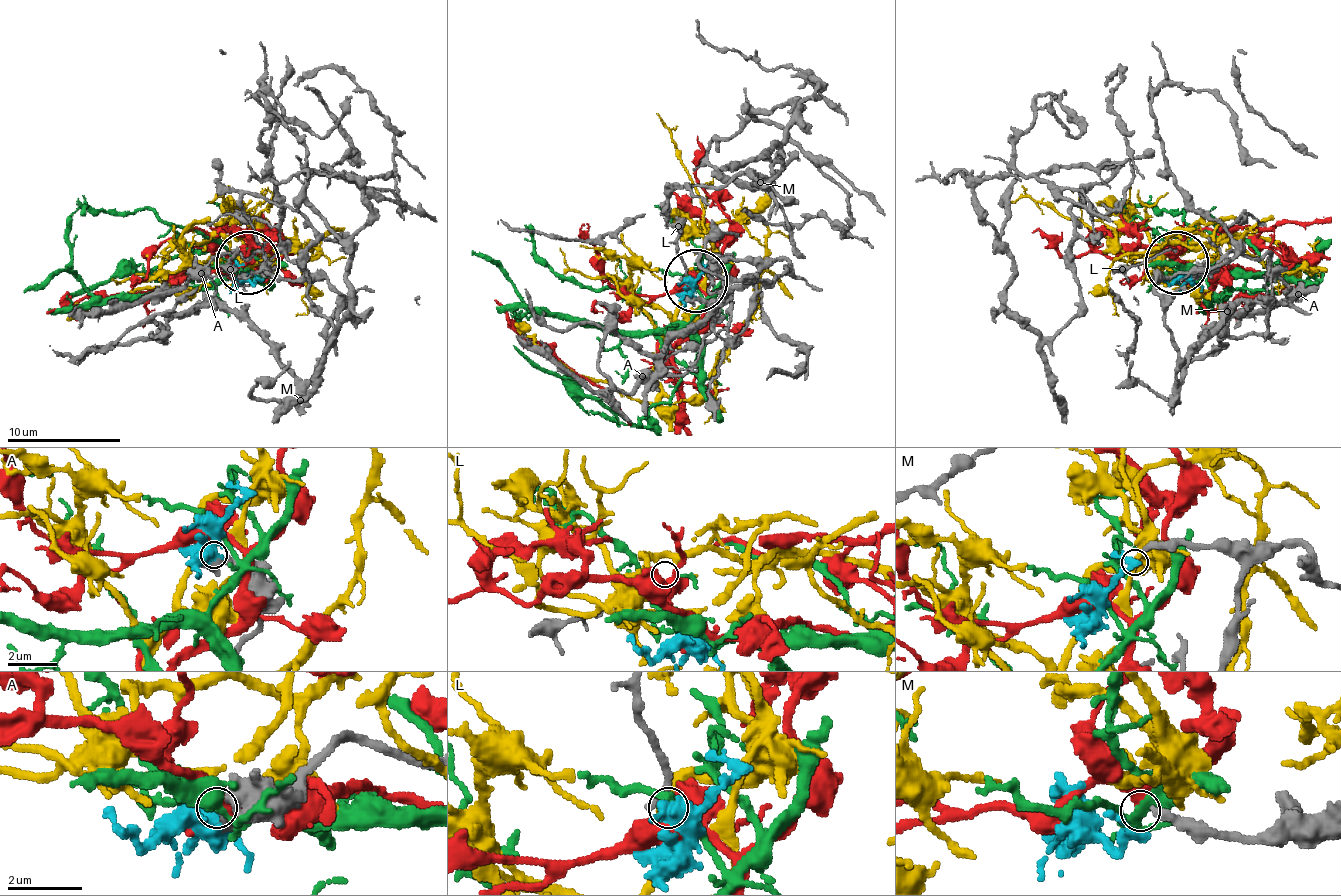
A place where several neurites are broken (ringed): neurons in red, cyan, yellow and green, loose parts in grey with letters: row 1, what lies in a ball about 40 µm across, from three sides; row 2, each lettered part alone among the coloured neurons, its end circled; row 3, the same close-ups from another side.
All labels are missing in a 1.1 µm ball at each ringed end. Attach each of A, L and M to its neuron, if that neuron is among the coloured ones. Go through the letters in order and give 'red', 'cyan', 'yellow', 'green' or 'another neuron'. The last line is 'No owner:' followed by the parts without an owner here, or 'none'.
A: cyan
L: yellow
M: another neuron
No owner: M

